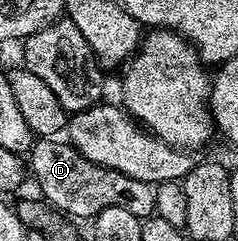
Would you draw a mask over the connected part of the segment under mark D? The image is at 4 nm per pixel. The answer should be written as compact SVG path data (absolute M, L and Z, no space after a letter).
M57 137L38 138L28 151L28 170L32 182L38 185L37 193L59 214L71 219L93 220L97 214L104 212L104 208L124 208L140 219L154 214L155 196L151 183L132 180L132 176L124 176L124 172L92 164L92 160L80 156L69 141Z

